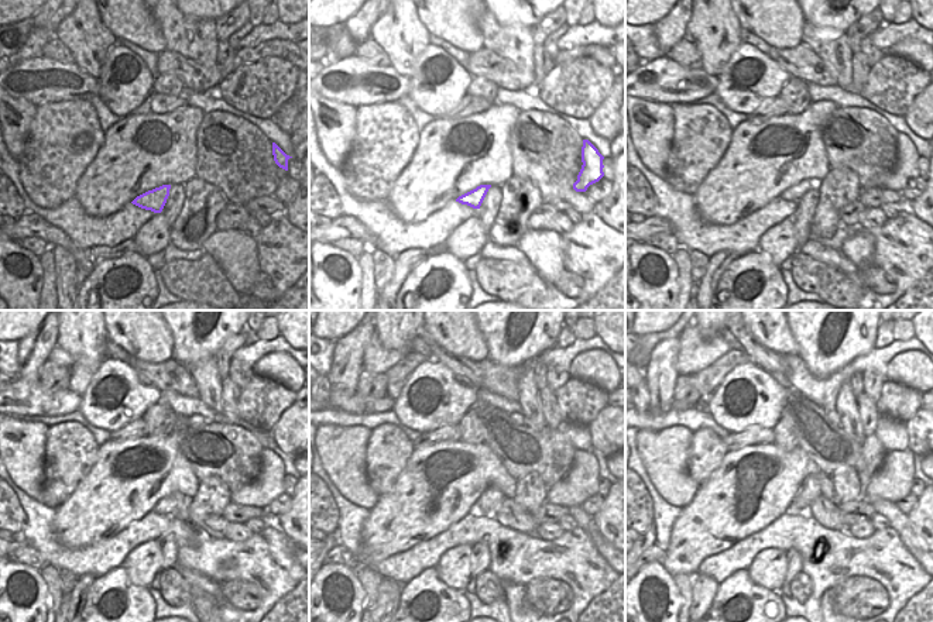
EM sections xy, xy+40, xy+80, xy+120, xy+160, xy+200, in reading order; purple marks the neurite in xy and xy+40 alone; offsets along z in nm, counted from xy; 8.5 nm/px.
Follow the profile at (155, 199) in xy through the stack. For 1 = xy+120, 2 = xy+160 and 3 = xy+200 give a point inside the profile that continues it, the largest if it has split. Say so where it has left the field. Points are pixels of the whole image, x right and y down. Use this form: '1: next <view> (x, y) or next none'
1: next xy+120 (172, 504)
2: next xy+160 (490, 499)
3: next xy+200 (810, 487)

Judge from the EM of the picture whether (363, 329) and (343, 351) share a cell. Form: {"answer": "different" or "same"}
{"answer": "same"}

